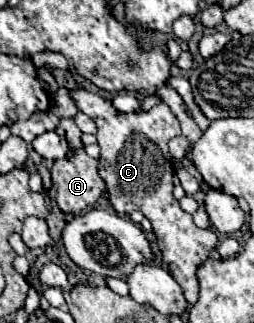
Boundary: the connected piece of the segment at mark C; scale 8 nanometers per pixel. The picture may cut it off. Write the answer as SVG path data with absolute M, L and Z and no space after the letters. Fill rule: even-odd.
M85 90L71 92L75 104L81 112L97 124L97 144L101 148L99 156L99 178L105 184L105 194L115 208L115 212L125 214L139 210L149 218L153 234L157 238L163 260L169 266L169 274L179 282L189 304L199 298L199 284L195 270L217 246L217 236L213 230L201 230L193 224L191 214L183 212L179 202L173 198L173 162L167 150L167 142L181 134L179 122L167 104L157 104L145 114L119 114L111 102L97 94Z

